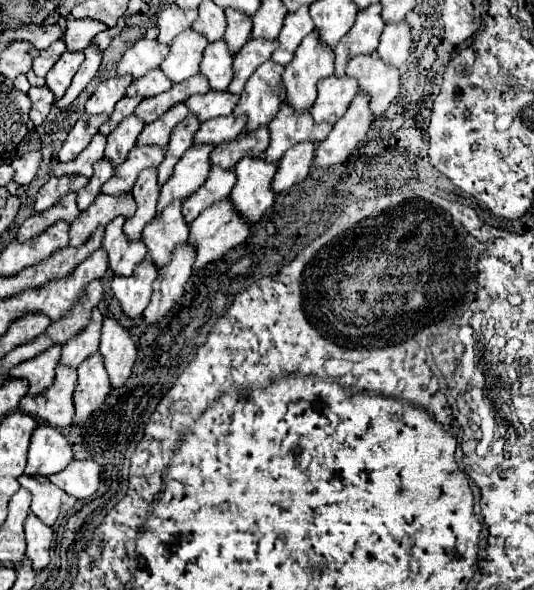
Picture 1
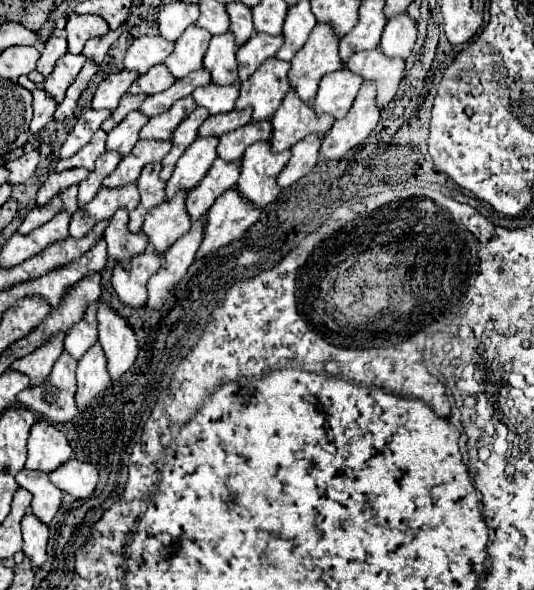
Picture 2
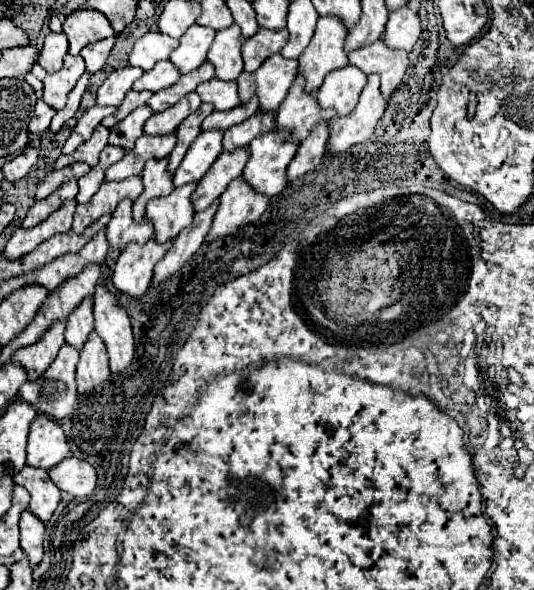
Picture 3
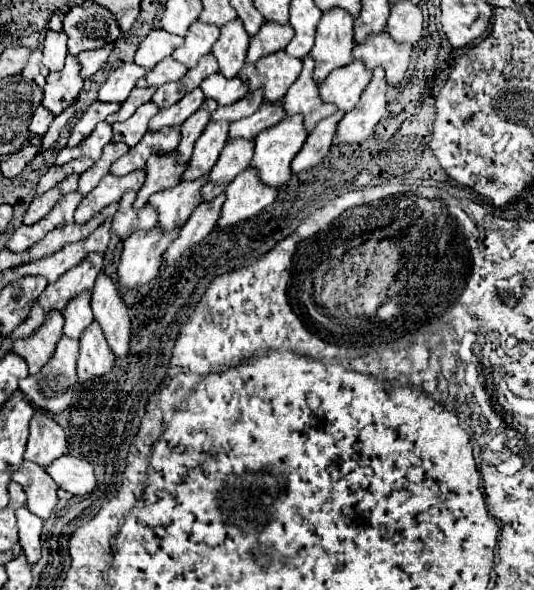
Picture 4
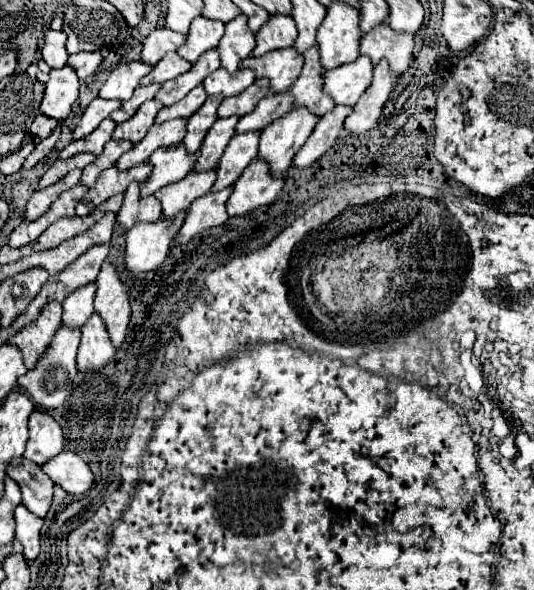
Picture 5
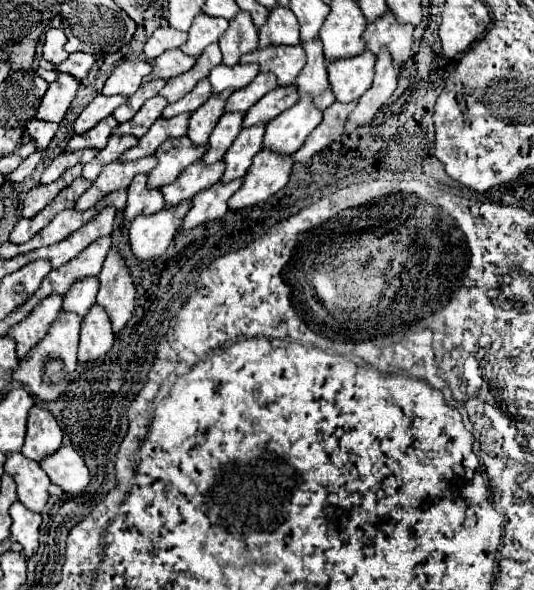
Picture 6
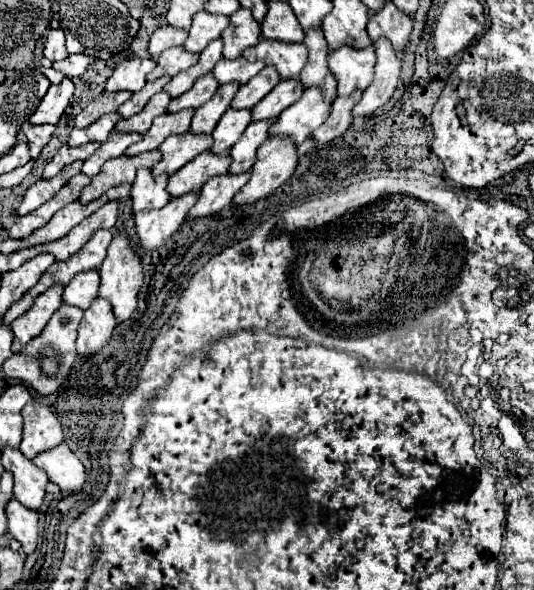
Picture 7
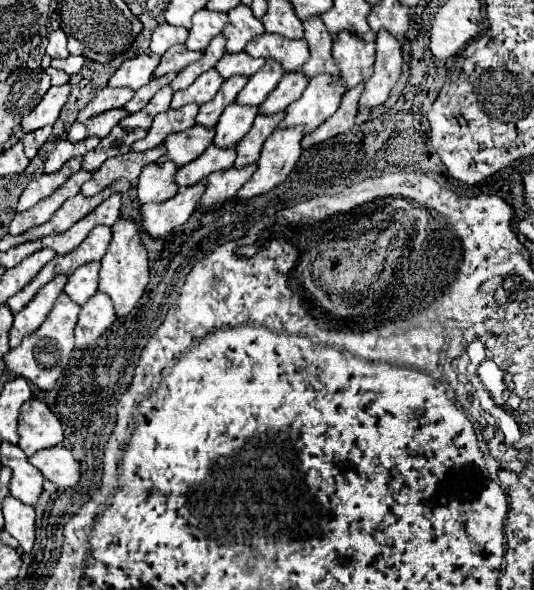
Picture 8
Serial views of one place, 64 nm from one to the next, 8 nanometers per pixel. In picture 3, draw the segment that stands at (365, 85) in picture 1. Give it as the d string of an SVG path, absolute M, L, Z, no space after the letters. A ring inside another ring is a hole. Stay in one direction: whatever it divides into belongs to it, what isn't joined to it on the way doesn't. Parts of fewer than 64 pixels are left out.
M378 40L366 48L352 50L348 54L348 60L352 66L360 68L366 76L378 74L380 76L380 92L388 100L398 84L404 78L404 72L408 68L408 54L402 50L388 50L384 48L384 42Z

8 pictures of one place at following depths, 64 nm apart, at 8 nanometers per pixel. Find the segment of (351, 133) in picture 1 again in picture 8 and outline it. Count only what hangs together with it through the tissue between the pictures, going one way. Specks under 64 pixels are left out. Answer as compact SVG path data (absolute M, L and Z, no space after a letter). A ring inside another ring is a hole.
M380 32L376 36L376 64L374 76L366 82L366 88L360 96L358 108L376 108L382 106L390 90L400 78L402 68L402 48L388 32Z

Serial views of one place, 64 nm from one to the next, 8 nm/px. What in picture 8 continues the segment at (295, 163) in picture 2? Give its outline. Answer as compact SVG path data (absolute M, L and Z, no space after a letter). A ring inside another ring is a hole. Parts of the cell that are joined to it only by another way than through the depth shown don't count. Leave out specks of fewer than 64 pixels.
M356 86L356 88L348 90L348 94L344 94L342 100L340 100L338 110L322 126L312 130L312 134L302 138L302 148L306 150L306 148L320 144L328 138L334 138L338 134L348 132L354 126L354 118L356 118L356 112L358 112L358 98L360 98L362 90L364 90L364 86Z

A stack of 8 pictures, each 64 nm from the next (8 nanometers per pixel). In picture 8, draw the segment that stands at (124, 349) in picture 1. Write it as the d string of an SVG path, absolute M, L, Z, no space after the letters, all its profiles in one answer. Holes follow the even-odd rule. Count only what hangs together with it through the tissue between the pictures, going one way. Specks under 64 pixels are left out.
M118 218L116 224L112 226L112 236L114 238L108 246L108 252L102 258L98 290L110 296L110 300L114 302L114 308L116 308L116 316L124 318L138 304L138 300L144 294L144 288L148 284L148 256L140 242L138 226L132 220Z

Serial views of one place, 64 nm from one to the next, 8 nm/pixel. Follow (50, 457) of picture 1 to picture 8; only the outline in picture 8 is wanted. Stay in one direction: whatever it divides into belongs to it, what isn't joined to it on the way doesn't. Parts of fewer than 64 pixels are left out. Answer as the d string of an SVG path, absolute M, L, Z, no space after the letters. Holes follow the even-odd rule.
M28 400L20 408L18 434L18 446L26 456L32 456L38 450L52 448L62 442L62 424L44 402Z

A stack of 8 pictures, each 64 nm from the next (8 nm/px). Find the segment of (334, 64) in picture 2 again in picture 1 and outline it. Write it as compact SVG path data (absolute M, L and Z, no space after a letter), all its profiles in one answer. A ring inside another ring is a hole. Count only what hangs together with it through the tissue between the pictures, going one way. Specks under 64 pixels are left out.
M316 32L308 34L296 48L292 62L284 68L286 102L296 114L304 114L316 100L316 84L334 70L334 52L320 46Z

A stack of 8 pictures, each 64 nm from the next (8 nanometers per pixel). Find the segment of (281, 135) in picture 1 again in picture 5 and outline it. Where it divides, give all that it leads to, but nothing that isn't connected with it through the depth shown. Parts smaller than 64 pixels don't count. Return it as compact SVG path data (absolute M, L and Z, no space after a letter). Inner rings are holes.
M316 46L312 50L308 50L304 54L304 68L300 78L292 84L290 94L294 98L294 108L308 108L312 114L316 114L318 118L322 118L326 112L332 112L332 108L336 106L332 102L332 98L328 98L322 92L322 70L320 70L320 60L318 60L318 50Z

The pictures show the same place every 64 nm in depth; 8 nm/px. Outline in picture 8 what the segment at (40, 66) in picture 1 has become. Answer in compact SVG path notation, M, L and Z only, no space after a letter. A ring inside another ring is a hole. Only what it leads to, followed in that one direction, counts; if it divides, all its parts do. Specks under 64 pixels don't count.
M62 30L50 32L46 54L50 58L66 58L68 56L68 50L66 50L66 34Z

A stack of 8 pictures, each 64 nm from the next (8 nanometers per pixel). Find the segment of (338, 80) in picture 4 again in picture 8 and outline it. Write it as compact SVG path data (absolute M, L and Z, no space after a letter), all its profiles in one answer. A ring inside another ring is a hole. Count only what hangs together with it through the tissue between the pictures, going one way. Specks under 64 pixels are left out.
M340 32L334 48L332 58L340 70L340 78L344 80L346 88L352 90L360 82L368 82L372 78L374 66L374 44L364 44L356 36L348 32Z

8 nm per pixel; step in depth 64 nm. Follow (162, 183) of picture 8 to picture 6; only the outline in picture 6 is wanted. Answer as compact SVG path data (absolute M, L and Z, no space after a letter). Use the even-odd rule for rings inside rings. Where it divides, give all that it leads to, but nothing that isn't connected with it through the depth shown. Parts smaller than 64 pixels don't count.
M138 174L128 186L128 202L124 208L124 218L132 222L136 216L152 216L164 208L164 196L160 190L146 188L146 176Z

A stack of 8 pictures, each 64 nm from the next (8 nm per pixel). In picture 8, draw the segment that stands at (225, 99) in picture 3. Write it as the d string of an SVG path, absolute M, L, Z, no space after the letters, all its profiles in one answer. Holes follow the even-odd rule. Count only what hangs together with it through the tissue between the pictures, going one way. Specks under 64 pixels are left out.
M224 54L216 64L218 74L228 80L232 76L246 76L250 78L264 66L264 58L248 58L248 54Z

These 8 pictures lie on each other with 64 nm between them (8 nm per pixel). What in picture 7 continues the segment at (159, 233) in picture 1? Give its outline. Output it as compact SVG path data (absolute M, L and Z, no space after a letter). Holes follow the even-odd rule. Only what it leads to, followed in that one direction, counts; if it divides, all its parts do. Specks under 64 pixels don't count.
M210 150L196 156L188 166L180 168L172 178L168 178L168 194L172 198L180 198L184 194L196 192L200 190L210 178L214 176L222 176L224 172L228 172L230 166L230 158L228 156L212 156Z

